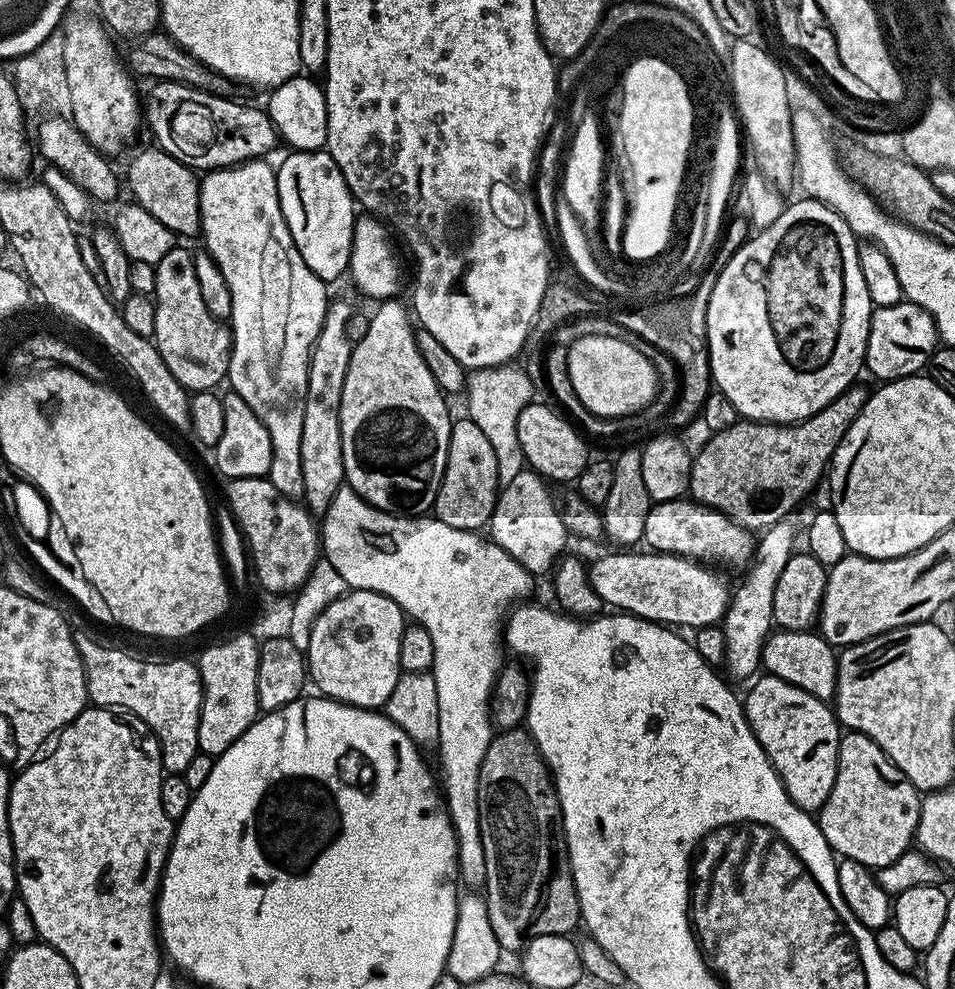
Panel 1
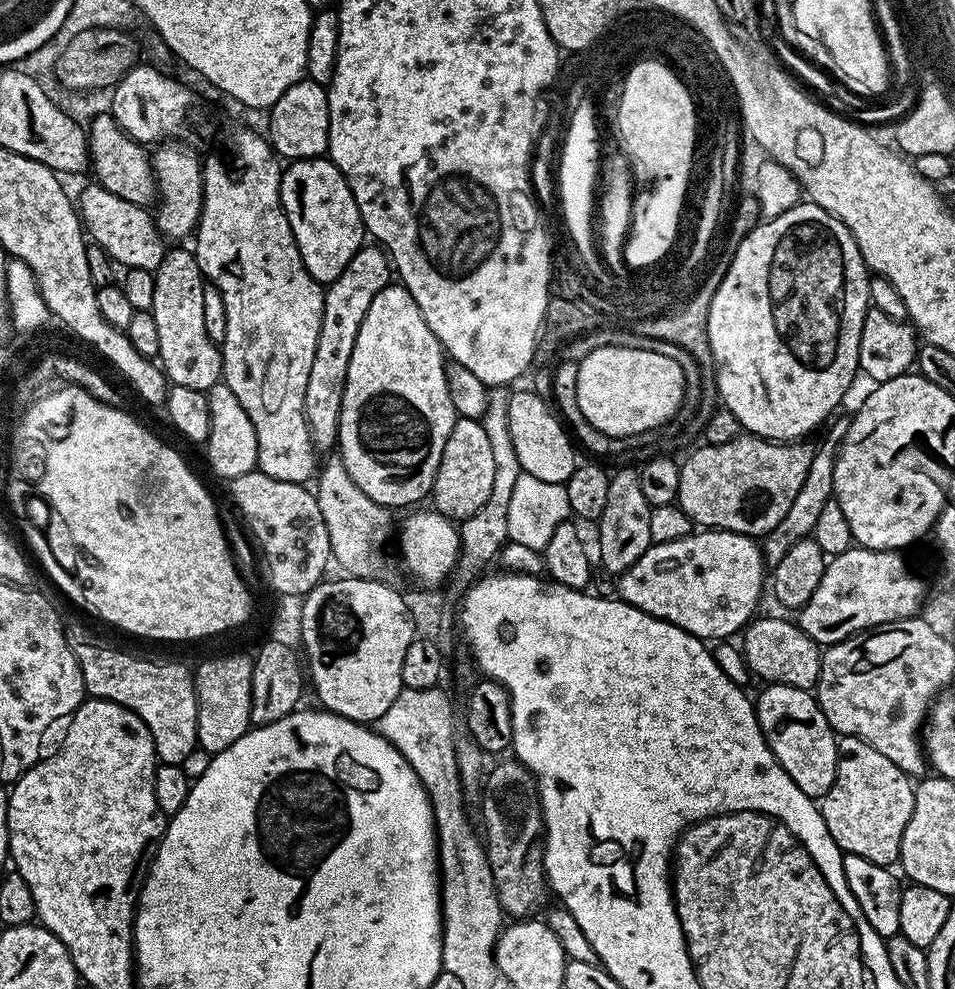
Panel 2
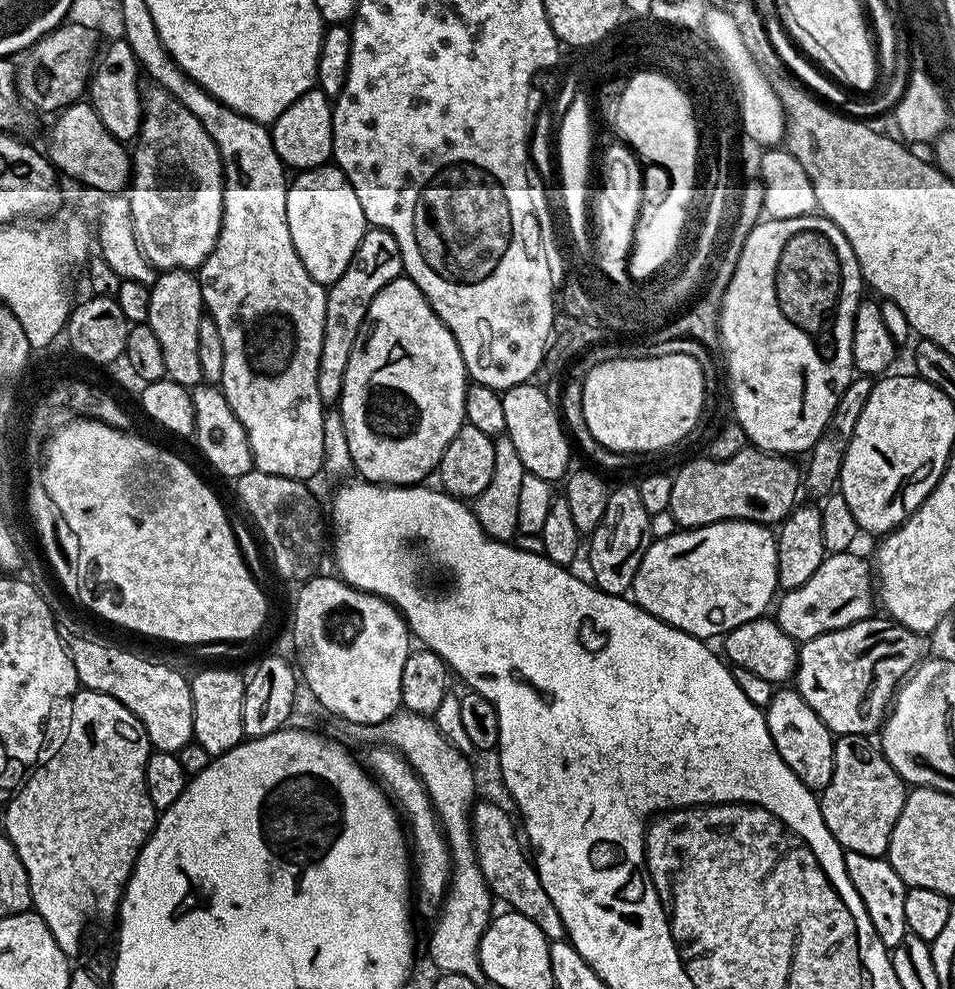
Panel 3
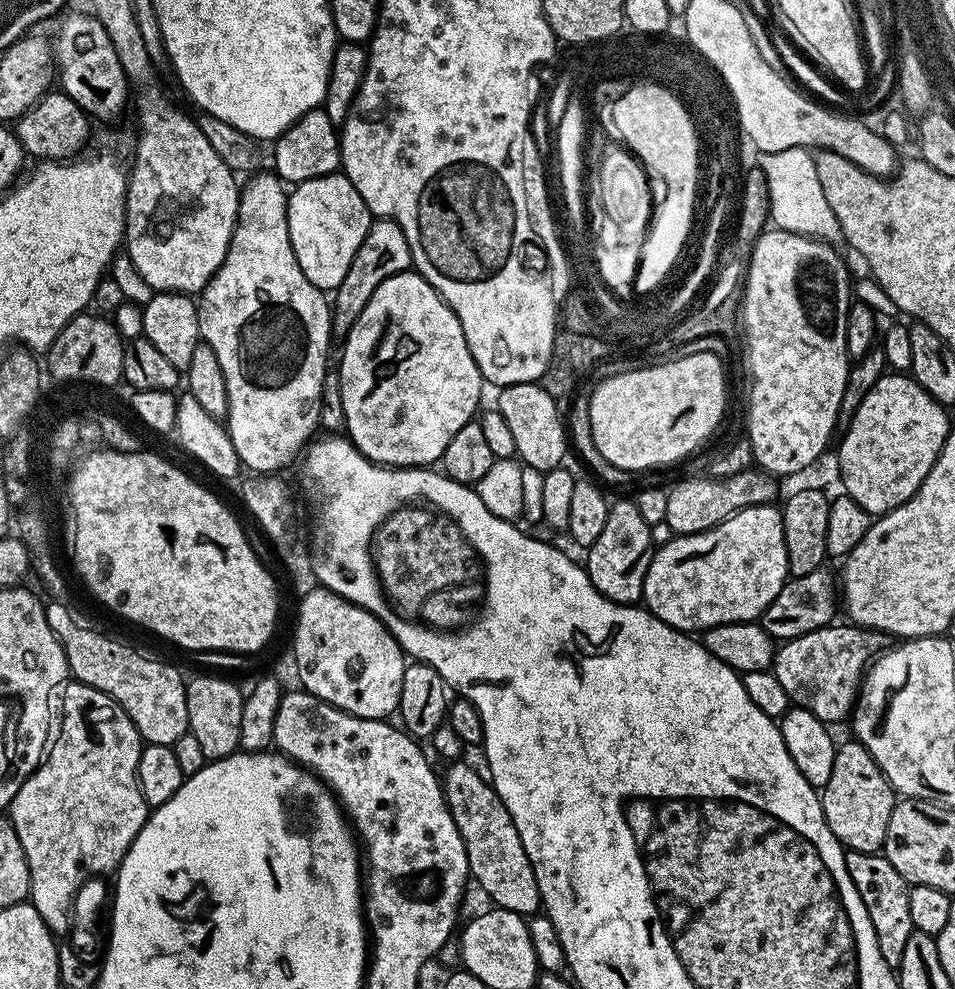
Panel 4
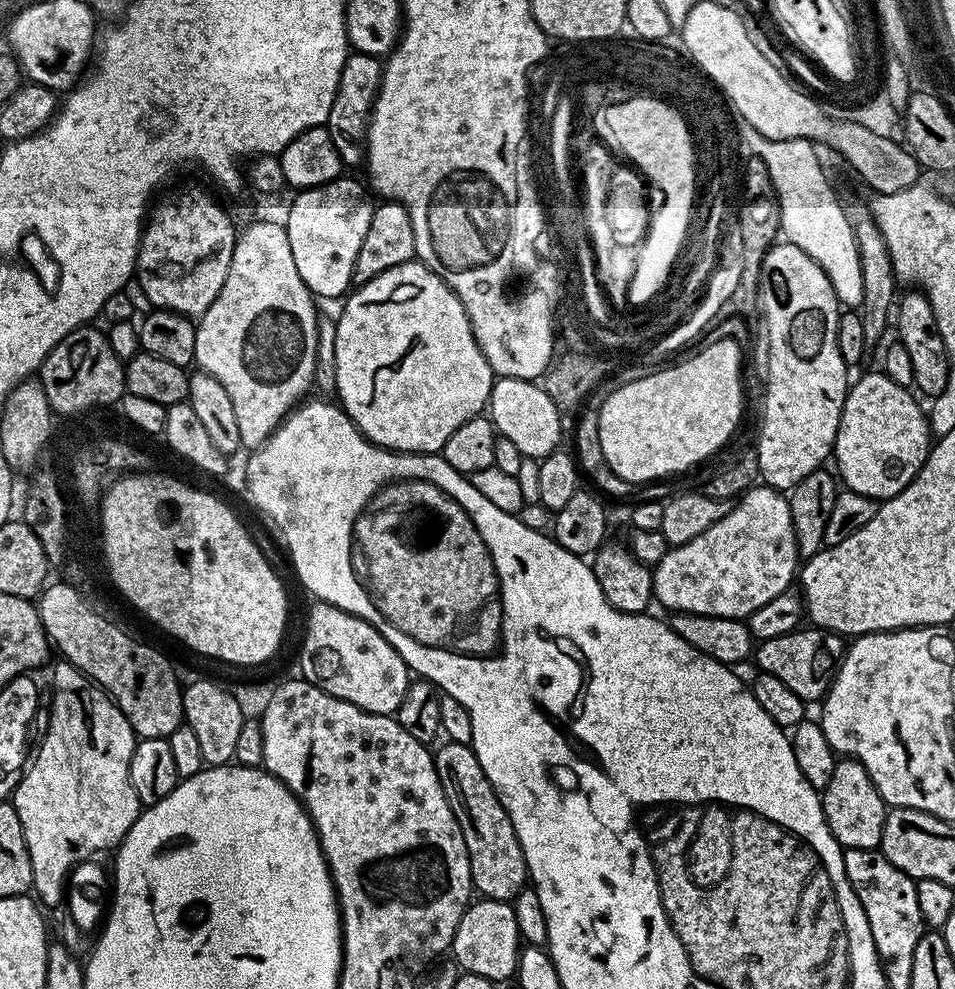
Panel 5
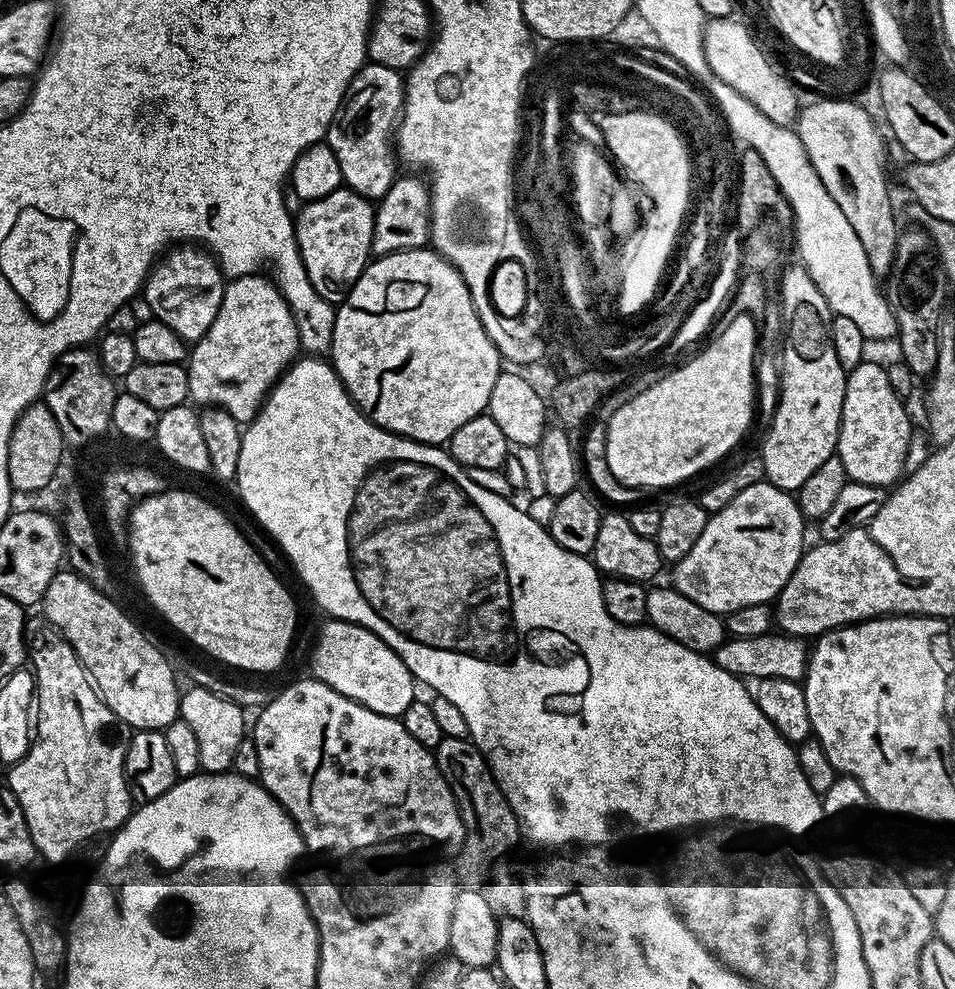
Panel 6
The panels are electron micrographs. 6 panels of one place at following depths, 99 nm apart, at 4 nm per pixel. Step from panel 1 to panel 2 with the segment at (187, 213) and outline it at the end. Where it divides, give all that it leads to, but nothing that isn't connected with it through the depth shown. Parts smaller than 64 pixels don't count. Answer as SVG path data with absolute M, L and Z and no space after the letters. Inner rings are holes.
M110 114L96 116L92 125L87 125L88 155L90 172L93 172L95 183L112 194L126 199L128 202L143 206L151 205L157 199L156 175L152 172L150 152L145 145L131 138L116 125L116 119Z

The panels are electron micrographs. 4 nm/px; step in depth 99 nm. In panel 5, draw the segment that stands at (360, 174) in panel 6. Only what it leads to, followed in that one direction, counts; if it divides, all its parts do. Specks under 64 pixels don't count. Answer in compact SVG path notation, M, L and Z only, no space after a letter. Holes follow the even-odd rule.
M353 51L342 66L342 74L338 78L338 90L334 94L334 102L330 106L328 115L327 130L330 138L334 141L334 150L338 150L341 165L348 164L363 165L366 160L366 141L368 139L368 121L372 115L372 103L382 82L382 64L379 59L365 52Z

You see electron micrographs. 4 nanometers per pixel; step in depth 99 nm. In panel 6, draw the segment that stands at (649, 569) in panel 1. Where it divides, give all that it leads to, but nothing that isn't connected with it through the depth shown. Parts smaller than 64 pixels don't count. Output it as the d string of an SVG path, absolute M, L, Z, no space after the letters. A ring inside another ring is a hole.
M767 482L746 486L746 490L742 490L734 502L730 502L730 506L709 515L706 530L702 530L702 534L698 534L698 542L690 546L690 554L675 561L671 587L686 594L690 602L698 602L698 606L706 606L706 610L717 614L727 614L742 606L775 601L806 551L804 527L804 515L800 513L791 491Z

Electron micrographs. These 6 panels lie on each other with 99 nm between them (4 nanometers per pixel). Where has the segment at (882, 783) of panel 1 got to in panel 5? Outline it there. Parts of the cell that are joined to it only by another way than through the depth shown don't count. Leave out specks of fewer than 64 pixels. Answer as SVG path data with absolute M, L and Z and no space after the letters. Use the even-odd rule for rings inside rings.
M855 758L837 759L834 774L830 774L830 782L822 790L822 803L826 822L841 848L879 849L889 809L882 794L878 794L878 786L874 786L868 771Z

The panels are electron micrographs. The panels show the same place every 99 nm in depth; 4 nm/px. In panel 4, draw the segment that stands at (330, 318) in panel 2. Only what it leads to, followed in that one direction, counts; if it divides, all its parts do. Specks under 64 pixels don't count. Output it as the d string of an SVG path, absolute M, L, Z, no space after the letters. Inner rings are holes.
M373 219L366 238L362 238L362 246L358 246L358 254L354 254L354 262L350 262L350 270L346 270L346 278L342 278L331 297L333 337L343 338L348 335L354 322L358 322L358 314L366 310L370 294L374 294L374 290L378 290L378 286L382 286L386 278L411 268L412 255L410 245L406 242L406 234L402 234L402 230L392 220Z

